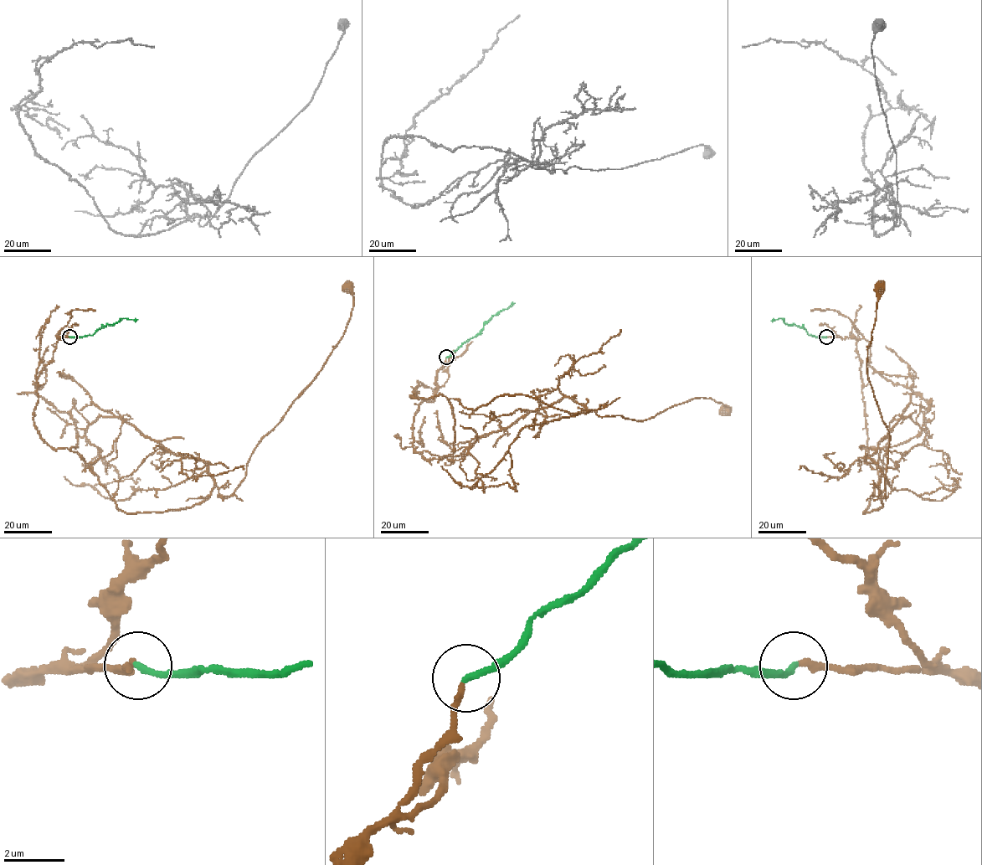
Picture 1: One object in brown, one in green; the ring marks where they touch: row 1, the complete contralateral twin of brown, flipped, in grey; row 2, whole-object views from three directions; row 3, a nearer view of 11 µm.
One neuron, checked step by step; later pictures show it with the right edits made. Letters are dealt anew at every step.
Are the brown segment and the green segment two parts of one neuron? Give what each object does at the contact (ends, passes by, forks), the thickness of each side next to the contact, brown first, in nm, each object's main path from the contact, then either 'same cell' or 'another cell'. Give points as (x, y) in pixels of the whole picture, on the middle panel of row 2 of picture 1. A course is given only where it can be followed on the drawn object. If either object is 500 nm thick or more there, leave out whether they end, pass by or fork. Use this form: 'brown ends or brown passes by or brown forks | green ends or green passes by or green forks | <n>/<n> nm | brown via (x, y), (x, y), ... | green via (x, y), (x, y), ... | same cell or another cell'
brown ends | green ends | 220/200 nm | brown via (446, 357), (413, 419), (428, 459), (453, 454), (449, 399), (645, 420), (711, 398), (726, 413) | green via (447, 357), (478, 333), (490, 319), (514, 303) | same cell

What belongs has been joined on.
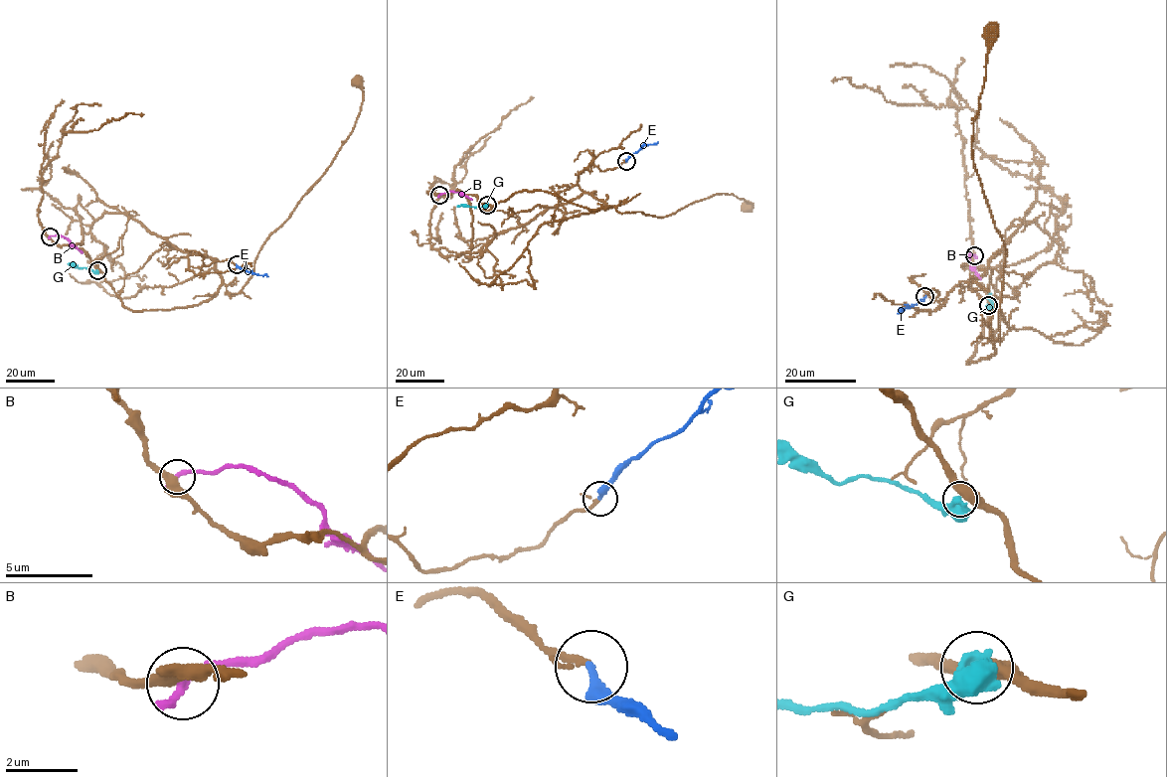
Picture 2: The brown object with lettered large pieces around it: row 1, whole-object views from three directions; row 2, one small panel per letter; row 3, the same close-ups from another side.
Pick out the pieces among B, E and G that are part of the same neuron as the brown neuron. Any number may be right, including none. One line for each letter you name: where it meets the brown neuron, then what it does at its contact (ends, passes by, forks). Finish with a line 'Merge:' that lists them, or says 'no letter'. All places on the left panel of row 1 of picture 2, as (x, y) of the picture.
E: (237, 264) | it ends
Merge: E

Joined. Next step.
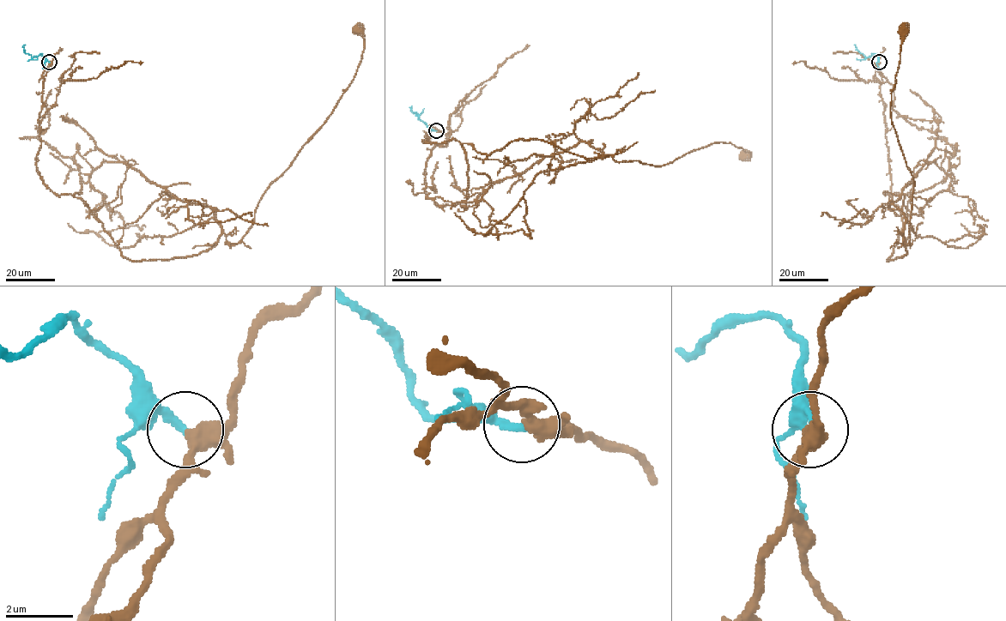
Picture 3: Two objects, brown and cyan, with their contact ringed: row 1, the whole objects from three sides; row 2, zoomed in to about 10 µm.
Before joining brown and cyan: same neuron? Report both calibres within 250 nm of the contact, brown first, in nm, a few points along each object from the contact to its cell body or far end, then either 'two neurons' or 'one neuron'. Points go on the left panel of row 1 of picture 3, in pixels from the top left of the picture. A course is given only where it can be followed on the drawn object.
calibres 340 and 240 nm; course brown (49, 62), (43, 182), (79, 197), (124, 256), (171, 259), (223, 232), (241, 238), (351, 81), (360, 29); course cyan (49, 62), (40, 54), (32, 57), (27, 54), (25, 45); two neurons

